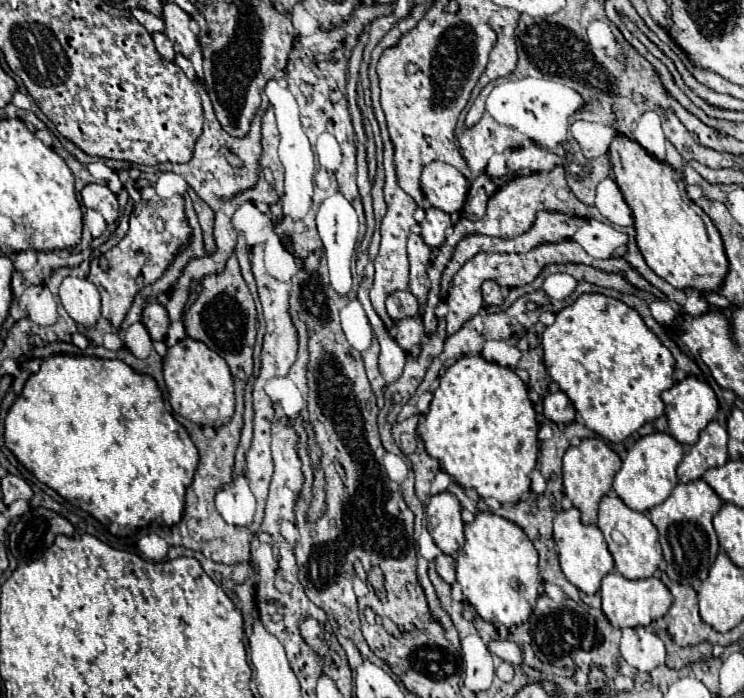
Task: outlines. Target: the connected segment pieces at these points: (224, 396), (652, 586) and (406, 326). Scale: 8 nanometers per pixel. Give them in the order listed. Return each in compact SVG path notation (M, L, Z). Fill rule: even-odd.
M186 336L184 340L176 342L168 348L164 360L164 378L170 392L170 404L176 414L196 422L196 424L210 424L220 426L230 420L234 412L234 386L232 386L232 374L226 364L226 360L210 350L202 340Z
M610 572L602 578L600 596L602 596L602 610L604 610L606 618L610 620L612 626L618 626L618 628L648 626L652 620L662 618L674 600L674 596L670 594L670 590L666 588L666 584L660 578L650 576L650 578L642 578L642 580L628 580L618 572Z
M412 316L412 318L404 318L398 324L398 334L396 334L396 342L402 350L410 350L412 346L418 346L422 336L424 336L424 326L422 326L422 318L420 316Z

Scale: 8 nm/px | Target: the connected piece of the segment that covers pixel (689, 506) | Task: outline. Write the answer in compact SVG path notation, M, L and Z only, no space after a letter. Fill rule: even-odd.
M698 478L686 484L678 484L662 504L654 506L648 512L652 524L660 532L666 572L672 580L698 588L700 582L708 576L710 564L714 562L714 556L720 550L718 536L712 526L712 518L720 510L720 506L720 496L702 478Z

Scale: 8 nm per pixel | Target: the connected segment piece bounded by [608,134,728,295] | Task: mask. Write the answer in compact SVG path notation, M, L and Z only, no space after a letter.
M616 134L612 138L608 156L614 182L632 210L636 244L646 264L682 291L692 288L706 295L716 292L726 276L726 252L712 220L686 196L684 180L668 162L650 156L626 134Z

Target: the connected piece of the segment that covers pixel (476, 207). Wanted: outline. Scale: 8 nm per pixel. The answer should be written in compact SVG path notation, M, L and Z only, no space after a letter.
M478 188L470 200L468 200L468 208L466 208L466 216L476 220L476 218L482 218L484 212L486 212L486 202L488 202L488 194L484 192L484 188Z

